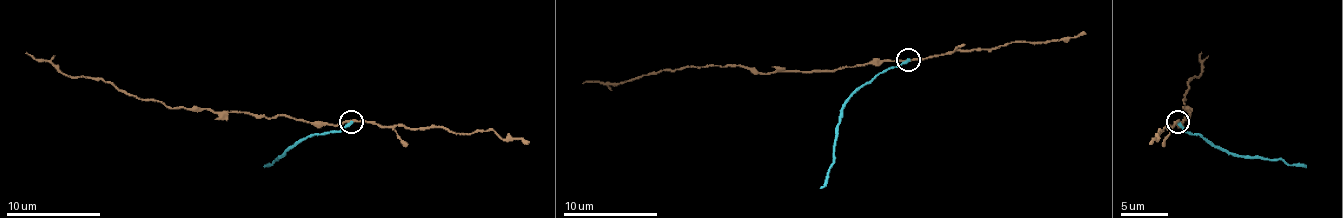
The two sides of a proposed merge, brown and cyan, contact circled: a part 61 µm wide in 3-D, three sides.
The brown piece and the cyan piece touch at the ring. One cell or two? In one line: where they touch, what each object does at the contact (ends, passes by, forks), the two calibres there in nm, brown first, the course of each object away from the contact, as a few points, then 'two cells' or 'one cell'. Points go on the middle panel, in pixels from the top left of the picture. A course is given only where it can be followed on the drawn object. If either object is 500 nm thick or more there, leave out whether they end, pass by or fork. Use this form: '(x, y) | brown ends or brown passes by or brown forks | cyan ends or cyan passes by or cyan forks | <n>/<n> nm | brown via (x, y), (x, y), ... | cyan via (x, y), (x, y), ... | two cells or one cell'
(908, 59) | brown passes by | cyan ends | 160/280 nm | brown via (908, 59), (832, 71), (752, 73), (743, 66), (684, 66), (618, 82), (583, 82) | cyan via (908, 59), (865, 82), (844, 106), (835, 141), (835, 162), (828, 172), (828, 181), (820, 188) | two cells

